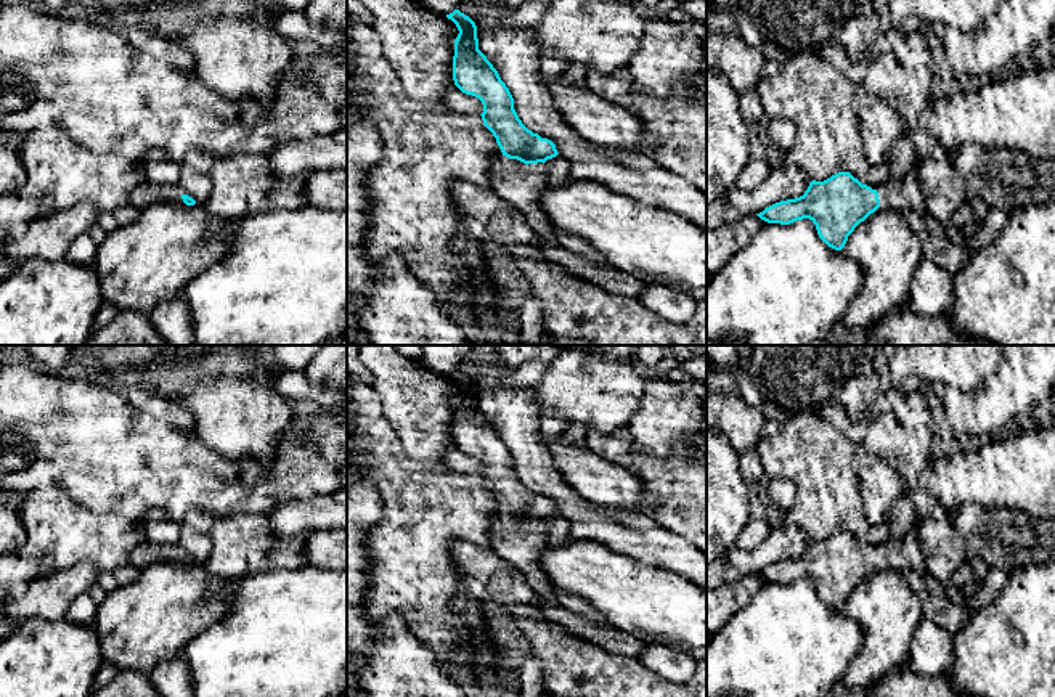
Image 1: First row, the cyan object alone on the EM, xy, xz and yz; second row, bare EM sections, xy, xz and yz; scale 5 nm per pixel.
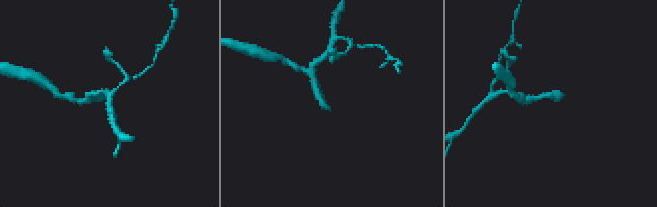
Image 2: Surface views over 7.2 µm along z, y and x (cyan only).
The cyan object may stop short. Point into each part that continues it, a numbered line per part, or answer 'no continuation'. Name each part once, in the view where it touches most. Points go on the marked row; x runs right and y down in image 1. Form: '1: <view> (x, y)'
1: xz (521, 185)

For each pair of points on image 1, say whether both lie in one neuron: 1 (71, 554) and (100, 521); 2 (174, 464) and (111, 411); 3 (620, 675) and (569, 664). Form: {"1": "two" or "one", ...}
{"1": "one", "2": "one", "3": "one"}

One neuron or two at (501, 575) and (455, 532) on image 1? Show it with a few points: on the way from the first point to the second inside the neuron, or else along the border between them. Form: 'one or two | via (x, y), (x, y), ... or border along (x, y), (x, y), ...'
two | border along (490, 546), (456, 540), (448, 550)

